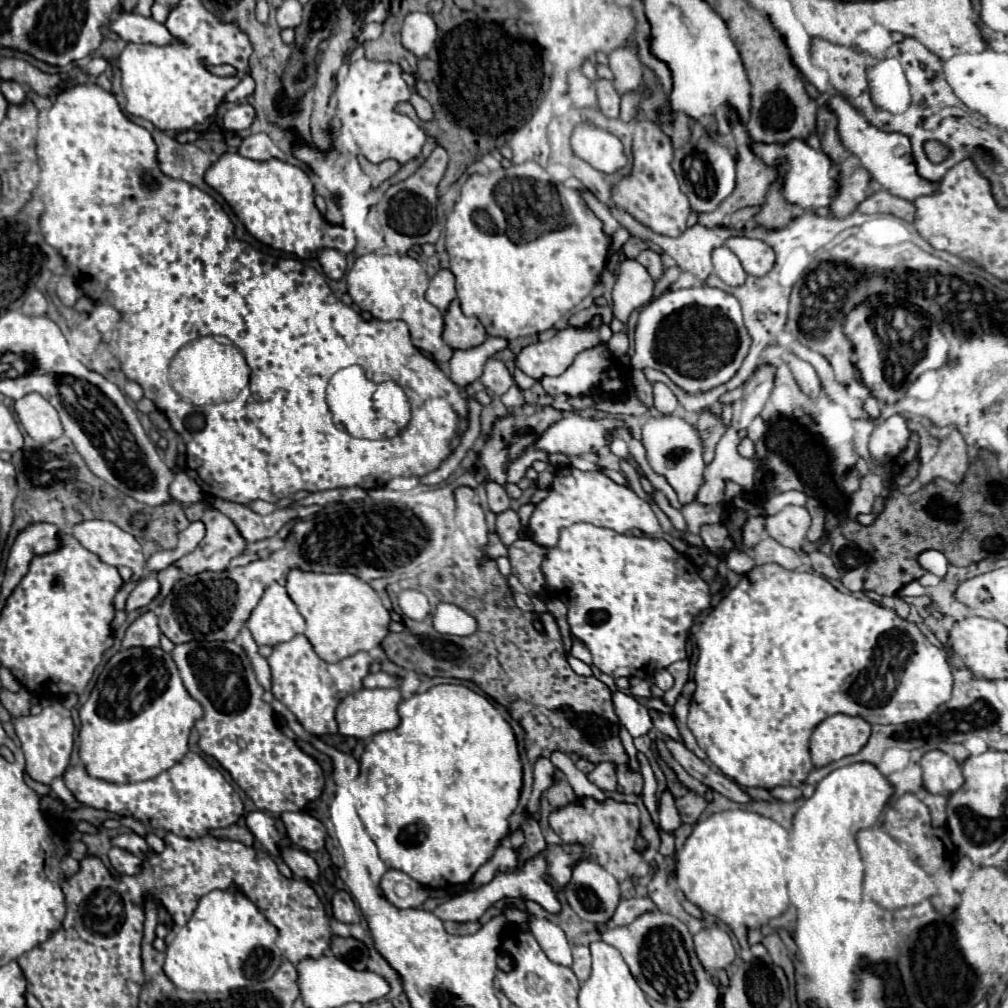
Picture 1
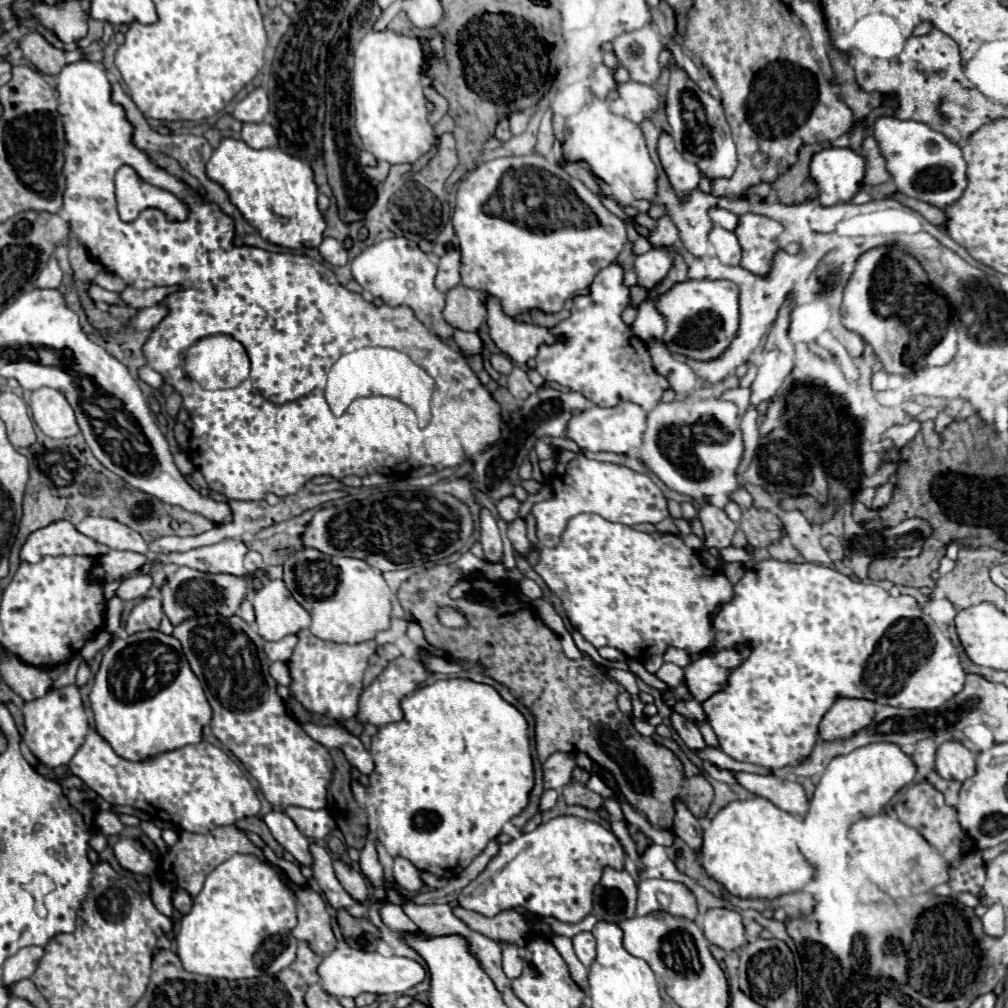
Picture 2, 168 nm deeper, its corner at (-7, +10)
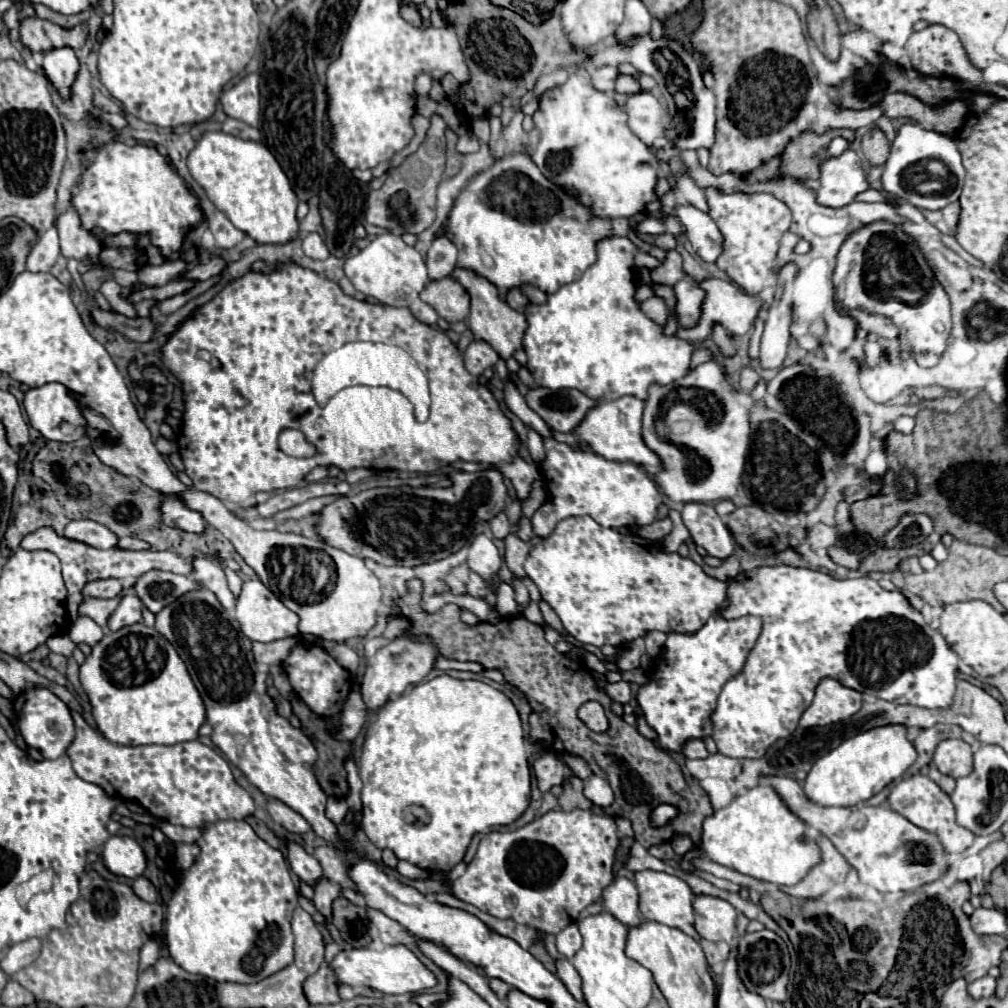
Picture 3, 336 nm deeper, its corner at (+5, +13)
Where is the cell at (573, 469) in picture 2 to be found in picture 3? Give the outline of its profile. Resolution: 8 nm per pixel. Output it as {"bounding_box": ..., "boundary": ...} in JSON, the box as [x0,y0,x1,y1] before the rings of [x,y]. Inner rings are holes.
{"bounding_box":[532,438,662,538],"boundary":[[[544,438],[546,460],[540,464],[542,478],[548,486],[548,500],[532,518],[536,536],[548,538],[554,526],[570,516],[592,516],[600,526],[622,528],[622,526],[646,526],[656,520],[662,494],[654,480],[630,462],[610,462],[590,450],[574,450],[570,444]]]}

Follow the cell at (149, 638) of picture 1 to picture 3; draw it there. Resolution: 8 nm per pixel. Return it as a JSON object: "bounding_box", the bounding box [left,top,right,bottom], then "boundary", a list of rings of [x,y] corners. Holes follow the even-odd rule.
{"bounding_box":[108,594,142,630],"boundary":[[[124,594],[118,608],[108,618],[108,626],[110,630],[120,630],[136,622],[142,622],[142,602],[136,598],[136,594]]]}

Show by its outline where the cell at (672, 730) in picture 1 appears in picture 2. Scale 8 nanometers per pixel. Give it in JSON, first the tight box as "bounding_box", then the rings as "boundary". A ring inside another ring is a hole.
{"bounding_box":[670,711,706,751],"boundary":[[[676,711],[672,713],[670,721],[672,721],[672,727],[676,729],[676,733],[682,737],[682,741],[684,741],[692,751],[706,747],[702,735],[700,735],[700,731],[698,731],[698,727],[696,727],[692,721],[684,719],[684,717],[682,717],[680,713],[676,713]]]}

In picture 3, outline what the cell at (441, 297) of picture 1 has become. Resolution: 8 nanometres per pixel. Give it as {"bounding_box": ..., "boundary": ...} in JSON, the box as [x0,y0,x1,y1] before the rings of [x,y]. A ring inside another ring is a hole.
{"bounding_box":[426,234,458,280],"boundary":[[[444,234],[436,236],[426,254],[426,266],[428,266],[430,280],[440,280],[440,278],[450,276],[452,270],[456,268],[456,258],[458,258],[458,250],[454,242],[448,240]]]}

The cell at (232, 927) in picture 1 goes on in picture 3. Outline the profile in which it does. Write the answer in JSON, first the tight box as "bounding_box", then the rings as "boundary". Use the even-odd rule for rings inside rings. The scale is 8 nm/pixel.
{"bounding_box":[165,820,298,984],"boundary":[[[222,820],[222,822],[204,822],[202,824],[202,836],[198,838],[198,848],[200,848],[200,854],[196,858],[196,862],[184,872],[182,876],[182,882],[178,886],[178,890],[172,894],[168,906],[166,906],[165,916],[165,941],[168,943],[168,952],[170,952],[170,958],[184,970],[188,970],[190,974],[202,974],[206,978],[212,978],[216,982],[238,982],[238,984],[254,984],[254,982],[260,982],[272,974],[276,974],[278,970],[286,968],[288,964],[294,962],[294,936],[292,936],[292,928],[290,928],[290,922],[292,922],[292,912],[294,908],[298,906],[298,888],[294,886],[292,882],[292,876],[290,876],[290,866],[284,858],[284,854],[276,848],[272,848],[270,844],[266,844],[254,830],[248,822],[244,820]]]}

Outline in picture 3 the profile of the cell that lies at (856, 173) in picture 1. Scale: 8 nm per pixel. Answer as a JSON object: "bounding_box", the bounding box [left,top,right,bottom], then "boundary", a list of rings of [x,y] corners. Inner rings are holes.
{"bounding_box":[862,128,890,166],"boundary":[[[872,128],[862,138],[862,150],[864,150],[864,156],[868,158],[868,162],[872,166],[880,166],[880,164],[884,164],[888,160],[890,142],[888,142],[886,134],[880,128]]]}

